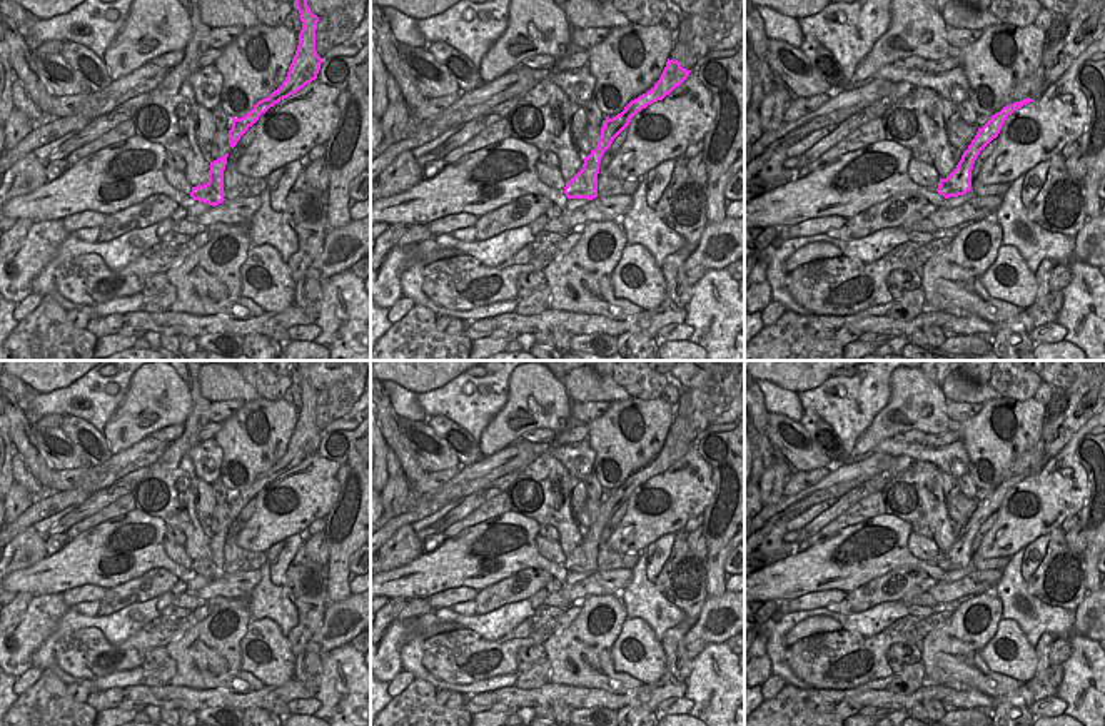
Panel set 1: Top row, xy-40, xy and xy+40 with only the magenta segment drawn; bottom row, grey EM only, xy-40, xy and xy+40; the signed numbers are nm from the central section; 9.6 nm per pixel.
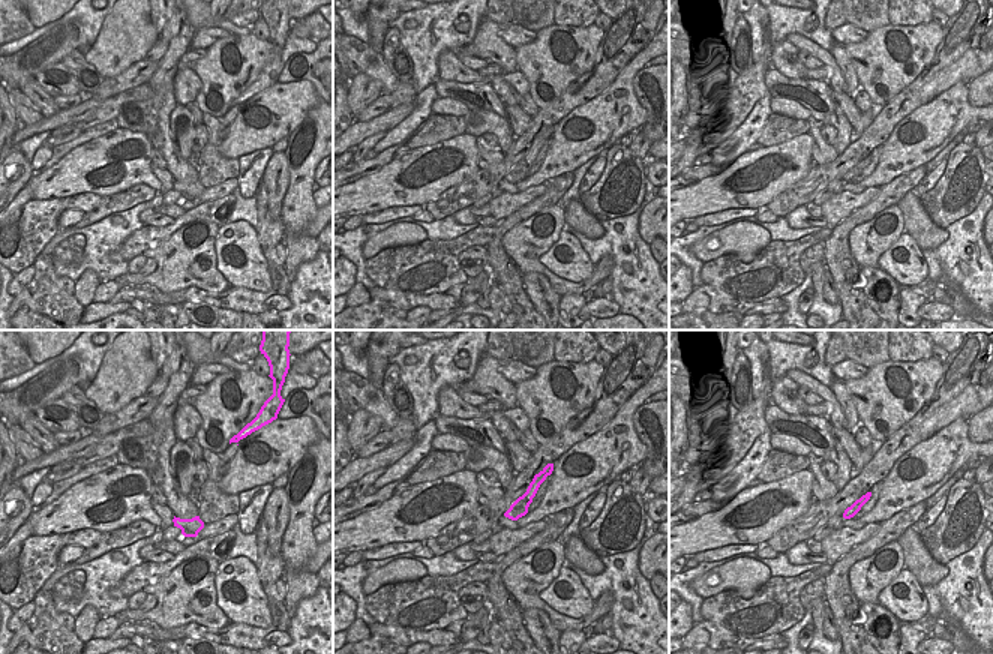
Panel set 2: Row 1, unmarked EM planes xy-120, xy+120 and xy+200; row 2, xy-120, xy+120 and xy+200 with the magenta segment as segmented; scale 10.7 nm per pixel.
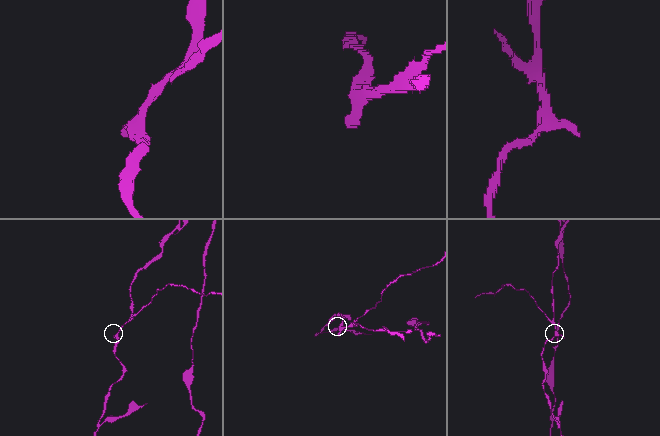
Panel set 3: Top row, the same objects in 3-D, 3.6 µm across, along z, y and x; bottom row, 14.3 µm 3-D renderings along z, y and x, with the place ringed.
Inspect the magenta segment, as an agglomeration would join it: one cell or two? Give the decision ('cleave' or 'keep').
cleave

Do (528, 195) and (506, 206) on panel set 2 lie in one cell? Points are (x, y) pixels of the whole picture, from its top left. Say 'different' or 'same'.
same

